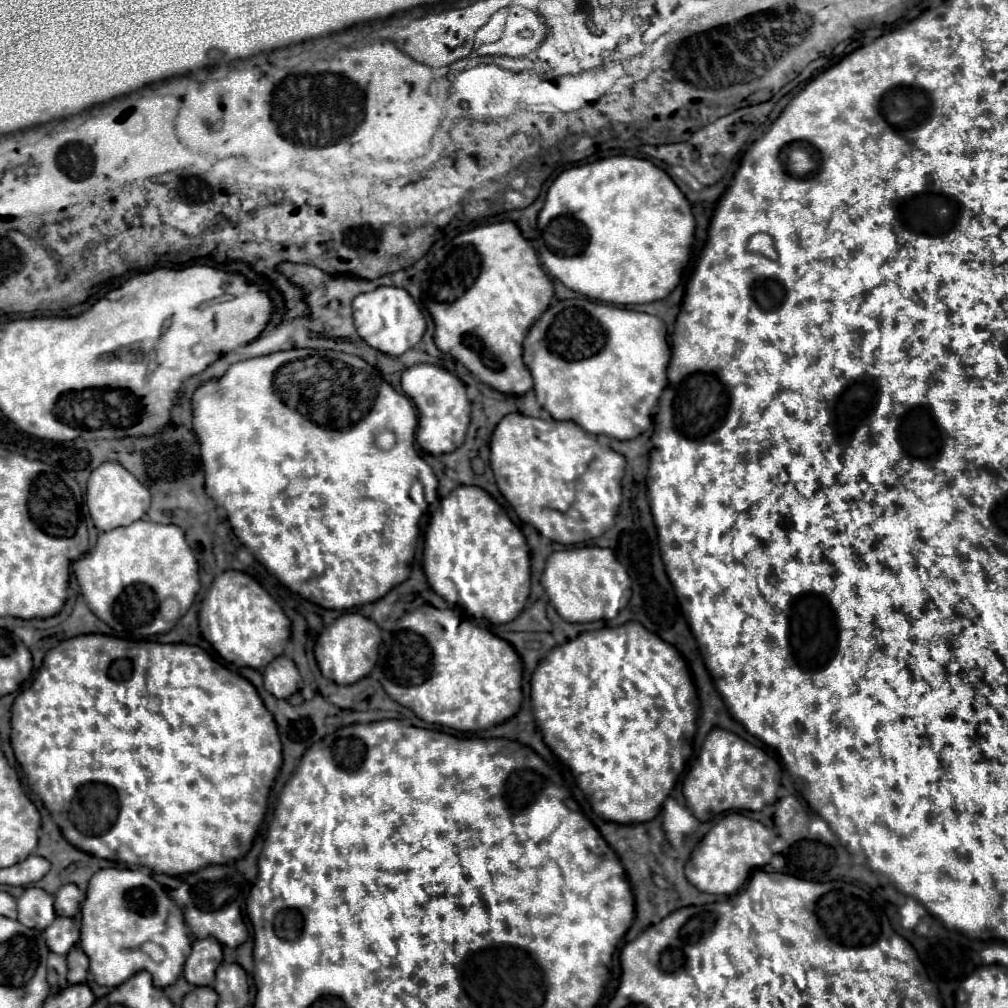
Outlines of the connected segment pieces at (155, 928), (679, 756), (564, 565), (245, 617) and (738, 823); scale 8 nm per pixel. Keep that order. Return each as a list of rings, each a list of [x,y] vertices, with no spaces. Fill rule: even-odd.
[[[109,867],[109,869],[99,869],[91,879],[89,879],[89,887],[87,887],[87,897],[81,906],[81,929],[79,947],[85,951],[85,955],[89,957],[89,971],[87,980],[93,979],[99,985],[107,985],[107,987],[117,987],[121,983],[125,983],[131,975],[139,973],[139,971],[149,971],[153,975],[153,985],[155,987],[169,987],[177,981],[177,977],[183,971],[183,963],[187,959],[187,955],[191,953],[191,939],[183,921],[183,913],[181,909],[169,899],[169,895],[165,893],[163,885],[159,885],[150,875],[150,870],[145,867],[137,869],[117,869],[117,867]],[[145,941],[155,941],[159,945],[163,945],[165,949],[165,959],[161,963],[155,963],[147,953],[141,951],[141,945]]]
[[[629,621],[629,623],[618,627],[605,626],[599,630],[587,631],[581,633],[573,641],[557,645],[555,649],[551,649],[547,653],[547,657],[533,671],[533,677],[531,677],[531,705],[533,705],[537,727],[540,729],[546,745],[573,771],[573,775],[577,779],[577,785],[583,791],[589,793],[589,803],[601,819],[615,821],[615,823],[645,823],[645,821],[651,821],[661,811],[661,805],[673,789],[675,779],[678,779],[679,775],[685,770],[691,745],[689,746],[683,735],[685,735],[685,731],[695,734],[699,711],[697,692],[692,675],[689,673],[689,669],[685,669],[685,667],[687,667],[685,659],[681,657],[681,653],[671,643],[667,643],[659,635],[647,631],[641,623]],[[675,675],[679,675],[681,681],[675,681]]]
[[[595,545],[551,553],[541,577],[541,585],[547,591],[555,611],[569,623],[611,620],[631,597],[631,581],[625,567],[617,561],[611,549],[601,549]]]
[[[233,569],[215,577],[201,603],[199,627],[203,637],[225,661],[253,669],[263,669],[279,657],[291,635],[291,621],[281,605],[249,575]]]
[[[729,813],[717,825],[713,825],[709,833],[697,843],[689,861],[685,863],[685,875],[689,883],[703,893],[713,893],[713,895],[735,893],[747,883],[749,875],[755,869],[771,861],[773,851],[769,845],[773,839],[775,839],[773,829],[765,827],[763,823],[753,821],[739,813]]]

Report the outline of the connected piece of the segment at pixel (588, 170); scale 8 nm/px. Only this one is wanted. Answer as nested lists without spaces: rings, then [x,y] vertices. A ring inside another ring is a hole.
[[[615,155],[595,163],[575,165],[553,181],[539,213],[533,247],[547,273],[567,289],[603,303],[639,305],[665,299],[679,285],[691,257],[693,241],[695,217],[691,203],[675,181],[649,159]]]

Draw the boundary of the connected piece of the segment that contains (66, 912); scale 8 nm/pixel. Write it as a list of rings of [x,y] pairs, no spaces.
[[[73,883],[63,885],[55,893],[55,913],[63,915],[63,917],[73,917],[79,911],[81,901],[83,901],[83,895],[77,889],[77,885],[73,885]]]

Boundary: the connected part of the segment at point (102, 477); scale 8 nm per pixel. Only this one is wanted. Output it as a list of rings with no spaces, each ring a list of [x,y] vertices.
[[[103,463],[99,465],[89,481],[87,481],[87,507],[89,515],[93,519],[93,525],[99,531],[111,531],[121,525],[131,525],[133,521],[139,521],[145,517],[151,503],[151,493],[145,485],[141,485],[123,465],[119,463]]]

